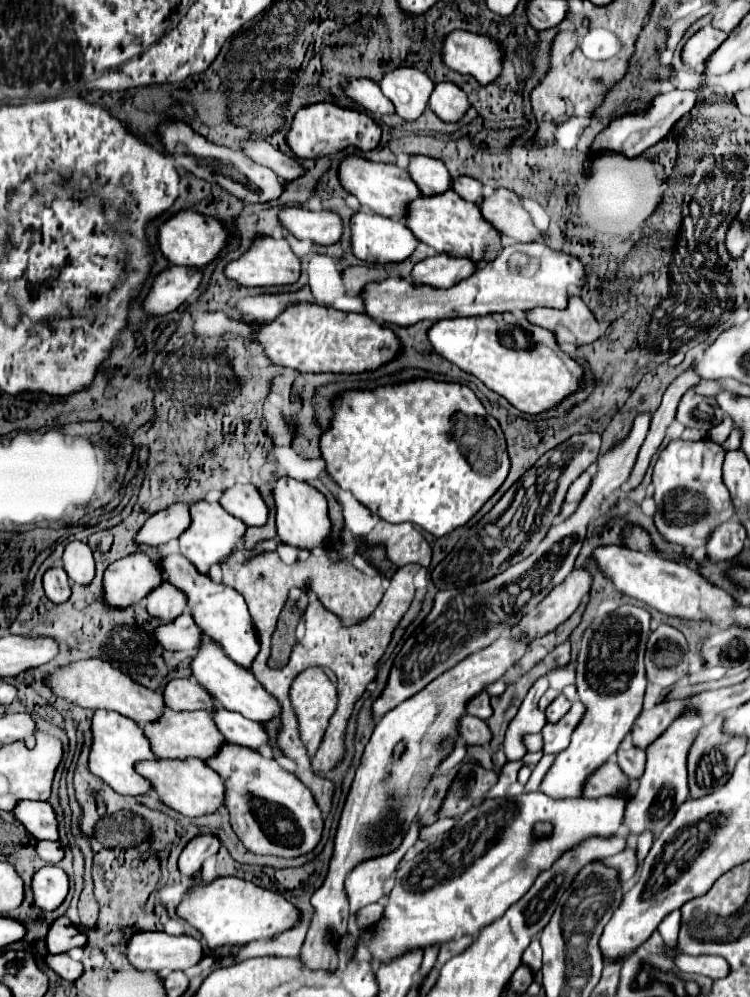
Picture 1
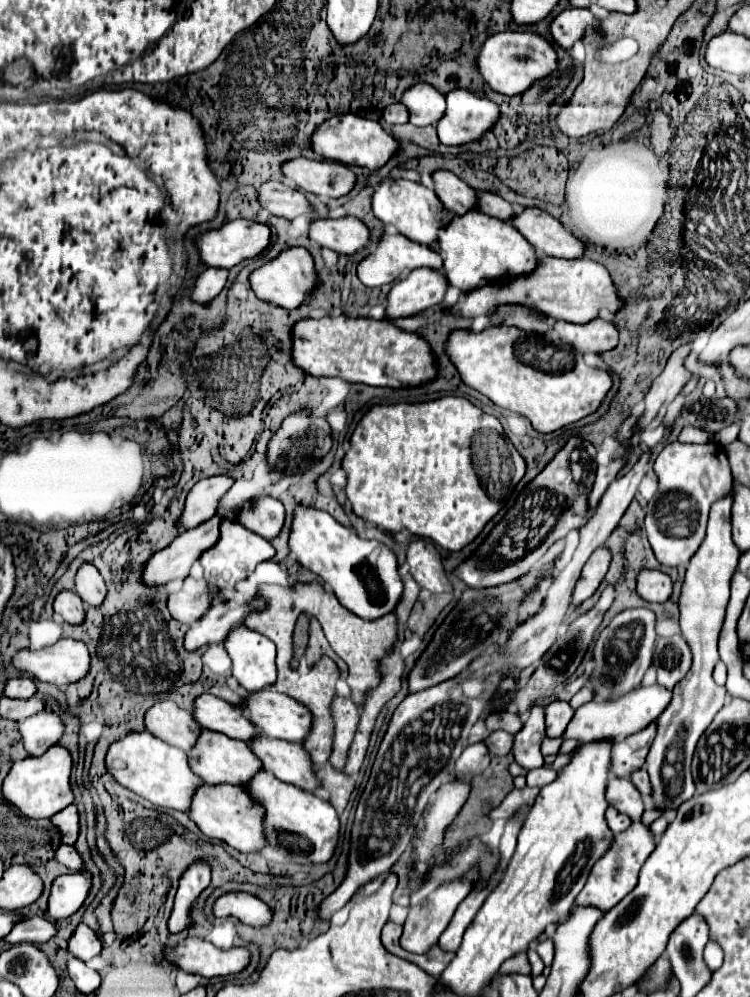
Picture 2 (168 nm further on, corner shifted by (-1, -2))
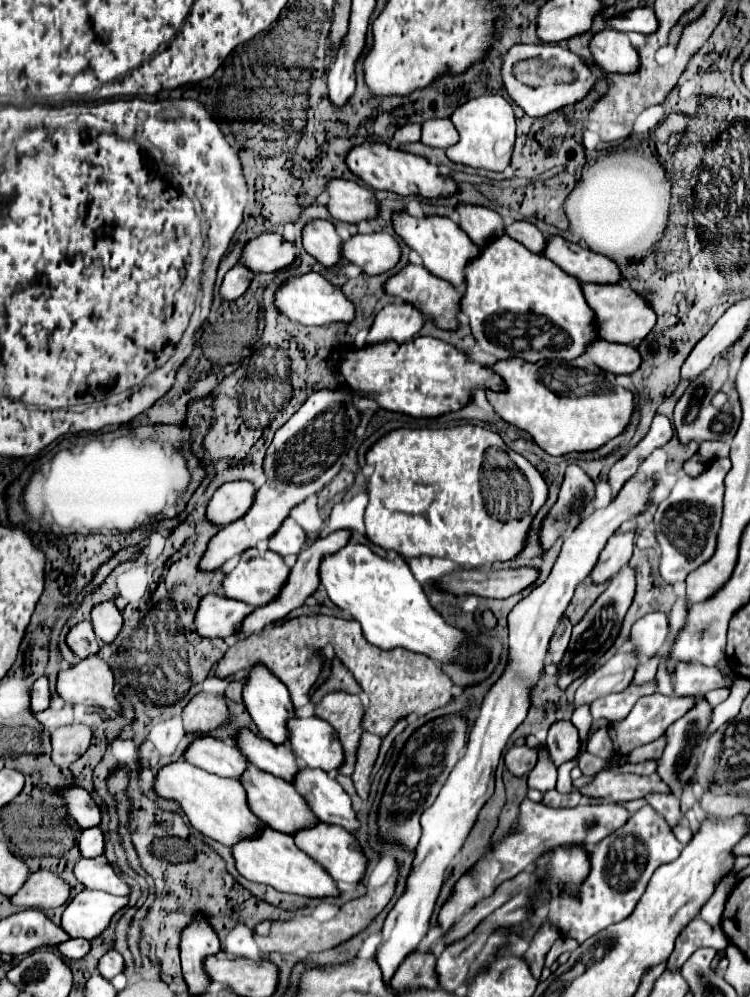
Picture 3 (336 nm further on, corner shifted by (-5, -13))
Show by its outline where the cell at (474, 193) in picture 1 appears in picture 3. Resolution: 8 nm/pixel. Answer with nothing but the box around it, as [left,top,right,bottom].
[507,222,547,254]

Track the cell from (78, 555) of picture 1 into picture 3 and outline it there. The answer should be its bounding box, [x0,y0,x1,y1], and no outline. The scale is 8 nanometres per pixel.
[91,602,123,644]

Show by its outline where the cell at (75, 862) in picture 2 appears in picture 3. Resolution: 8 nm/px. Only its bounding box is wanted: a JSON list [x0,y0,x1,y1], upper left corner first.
[75,856,129,896]

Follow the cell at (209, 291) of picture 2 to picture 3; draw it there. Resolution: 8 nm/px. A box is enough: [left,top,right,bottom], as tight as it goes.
[221,264,253,300]

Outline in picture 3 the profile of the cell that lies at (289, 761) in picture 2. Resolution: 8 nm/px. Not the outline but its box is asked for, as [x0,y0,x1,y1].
[293,768,361,832]

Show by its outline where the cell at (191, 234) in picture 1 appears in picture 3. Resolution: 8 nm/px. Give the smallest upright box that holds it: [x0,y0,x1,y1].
[239,234,297,272]

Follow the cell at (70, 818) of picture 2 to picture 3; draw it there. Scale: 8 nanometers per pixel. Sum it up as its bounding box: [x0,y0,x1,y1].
[79,828,105,858]

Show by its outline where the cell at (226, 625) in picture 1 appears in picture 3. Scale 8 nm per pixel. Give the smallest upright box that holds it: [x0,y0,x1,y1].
[243,666,295,744]

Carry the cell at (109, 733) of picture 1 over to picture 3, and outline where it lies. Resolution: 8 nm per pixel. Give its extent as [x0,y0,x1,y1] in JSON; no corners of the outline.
[155,760,267,846]

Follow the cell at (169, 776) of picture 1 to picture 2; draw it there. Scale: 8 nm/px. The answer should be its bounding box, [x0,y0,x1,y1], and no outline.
[187,783,265,853]

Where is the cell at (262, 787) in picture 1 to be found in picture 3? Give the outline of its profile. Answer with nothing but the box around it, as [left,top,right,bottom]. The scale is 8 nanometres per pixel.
[295,822,367,884]

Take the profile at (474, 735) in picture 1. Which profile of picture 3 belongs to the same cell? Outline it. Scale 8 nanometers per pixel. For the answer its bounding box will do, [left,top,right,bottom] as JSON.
[505,746,537,776]

